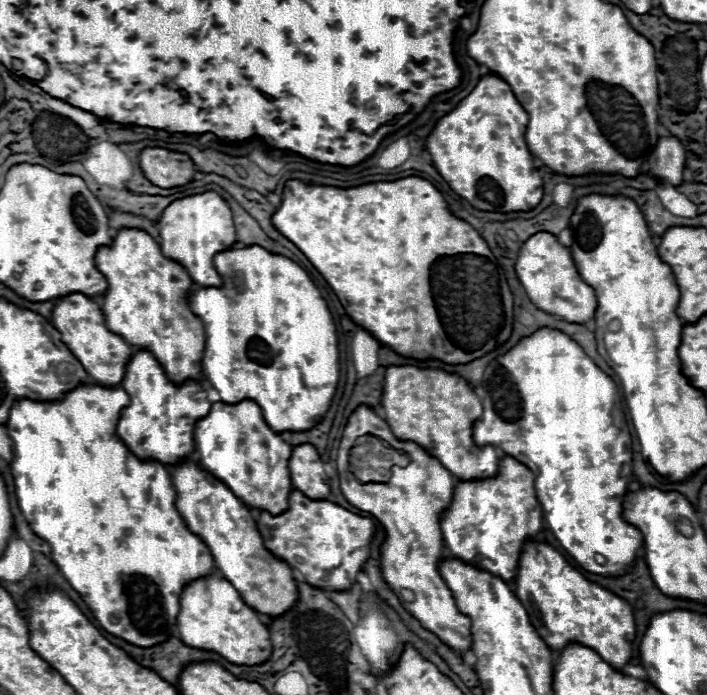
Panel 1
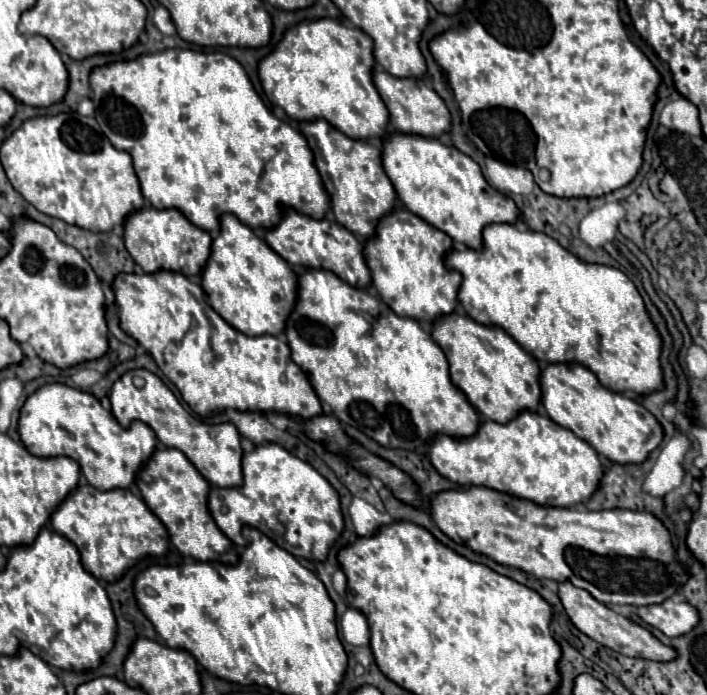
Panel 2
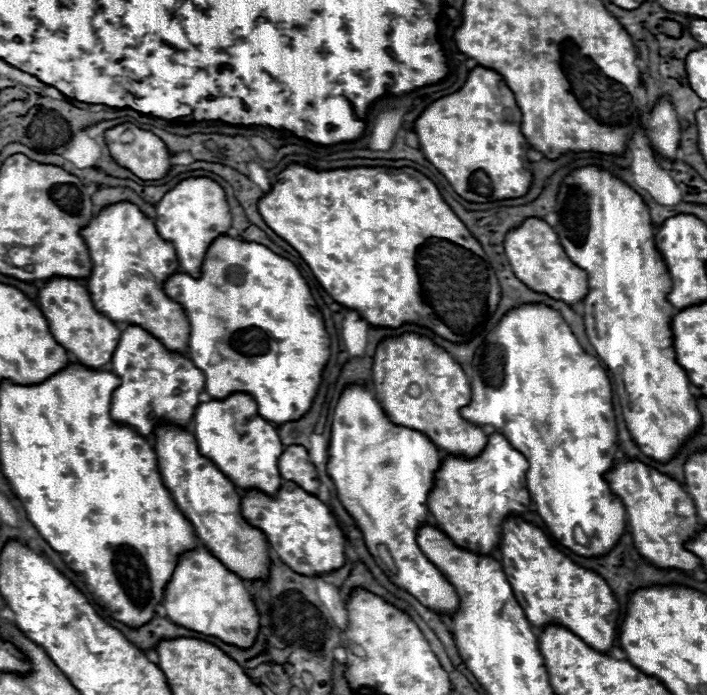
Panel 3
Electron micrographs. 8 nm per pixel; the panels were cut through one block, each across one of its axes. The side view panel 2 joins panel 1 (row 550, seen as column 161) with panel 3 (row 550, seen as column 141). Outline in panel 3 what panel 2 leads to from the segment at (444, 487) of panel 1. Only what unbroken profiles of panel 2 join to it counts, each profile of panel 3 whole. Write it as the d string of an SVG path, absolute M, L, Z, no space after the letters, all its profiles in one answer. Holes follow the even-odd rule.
M348 384L342 390L338 404L334 408L328 454L330 460L326 464L326 472L334 482L338 500L354 518L356 526L362 530L364 542L369 552L374 554L378 566L390 574L394 584L408 590L430 610L452 614L458 608L456 590L416 544L416 530L422 522L426 522L428 494L434 486L434 472L440 466L440 450L436 448L436 444L418 430L394 424L366 386Z

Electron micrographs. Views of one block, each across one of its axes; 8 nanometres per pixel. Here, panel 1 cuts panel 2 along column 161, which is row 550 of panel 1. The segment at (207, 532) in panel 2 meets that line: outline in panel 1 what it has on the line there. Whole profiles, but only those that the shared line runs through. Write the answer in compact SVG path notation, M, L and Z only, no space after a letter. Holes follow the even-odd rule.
M502 456L498 474L482 480L458 480L452 502L440 516L440 530L448 552L464 562L484 568L504 582L512 582L518 568L520 550L526 538L534 538L542 528L542 508L536 500L534 476L512 456Z

